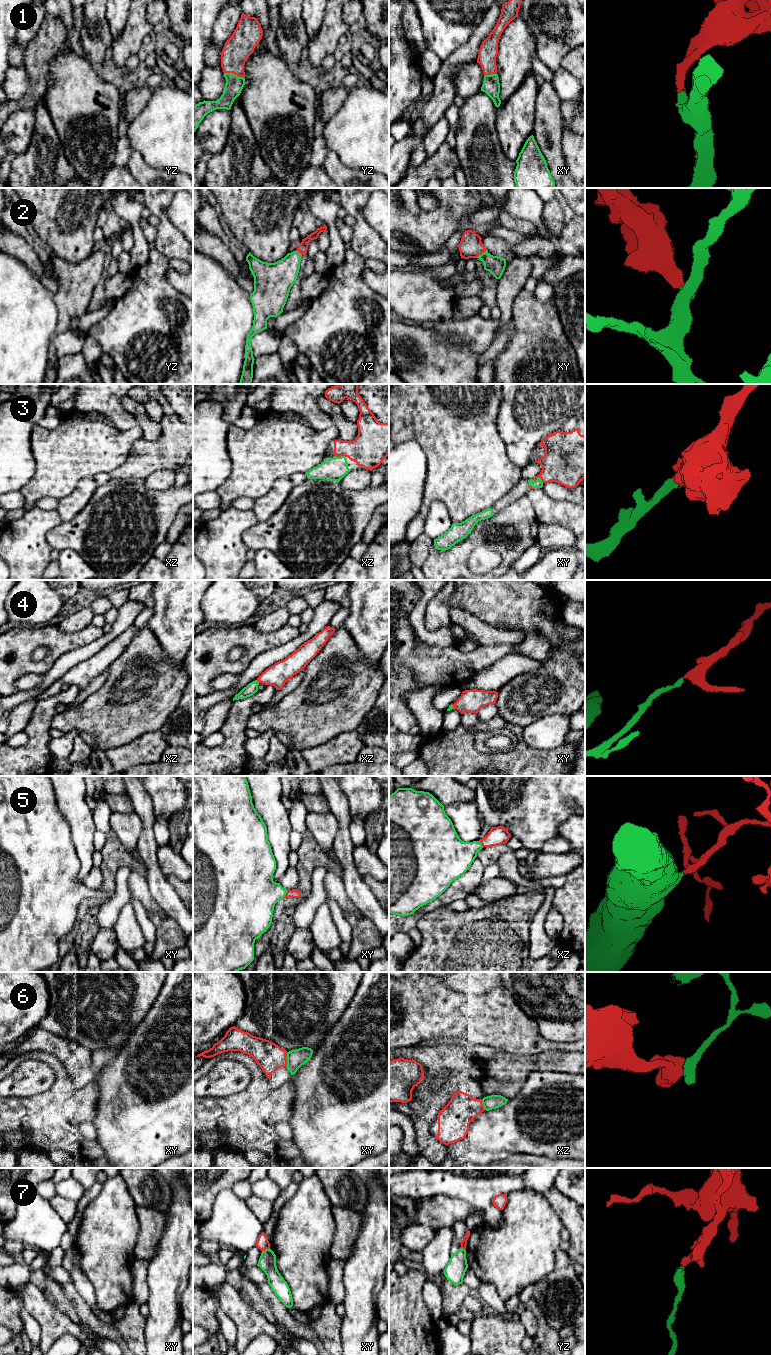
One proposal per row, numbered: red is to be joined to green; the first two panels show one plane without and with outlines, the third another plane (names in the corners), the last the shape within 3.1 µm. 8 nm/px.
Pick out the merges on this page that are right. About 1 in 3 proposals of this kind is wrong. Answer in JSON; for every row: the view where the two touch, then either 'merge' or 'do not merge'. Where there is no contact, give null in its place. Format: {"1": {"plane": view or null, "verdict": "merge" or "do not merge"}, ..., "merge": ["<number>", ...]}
{"1": {"plane": "yz", "verdict": "merge"}, "2": {"plane": "xy", "verdict": "merge"}, "3": {"plane": "xy", "verdict": "merge"}, "4": {"plane": "xz", "verdict": "merge"}, "5": {"plane": "xz", "verdict": "merge"}, "6": {"plane": "xy", "verdict": "do not merge"}, "7": {"plane": "xy", "verdict": "do not merge"}, "merge": ["1", "2", "3", "4", "5"]}

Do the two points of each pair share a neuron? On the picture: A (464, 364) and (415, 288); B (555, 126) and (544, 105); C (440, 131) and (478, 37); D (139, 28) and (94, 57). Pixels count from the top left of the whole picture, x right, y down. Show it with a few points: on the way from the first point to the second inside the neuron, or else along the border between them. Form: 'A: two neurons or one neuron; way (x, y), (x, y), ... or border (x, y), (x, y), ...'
A: two neurons; border (433, 328), (439, 339), (450, 336), (469, 342)
B: one neuron; way (550, 121), (547, 110)
C: two neurons; border (443, 115), (428, 130)
D: two neurons; border (113, 40), (110, 46)

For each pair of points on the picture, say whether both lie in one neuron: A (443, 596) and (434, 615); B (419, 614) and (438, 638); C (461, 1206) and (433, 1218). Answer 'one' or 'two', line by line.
A: one
B: one
C: one

